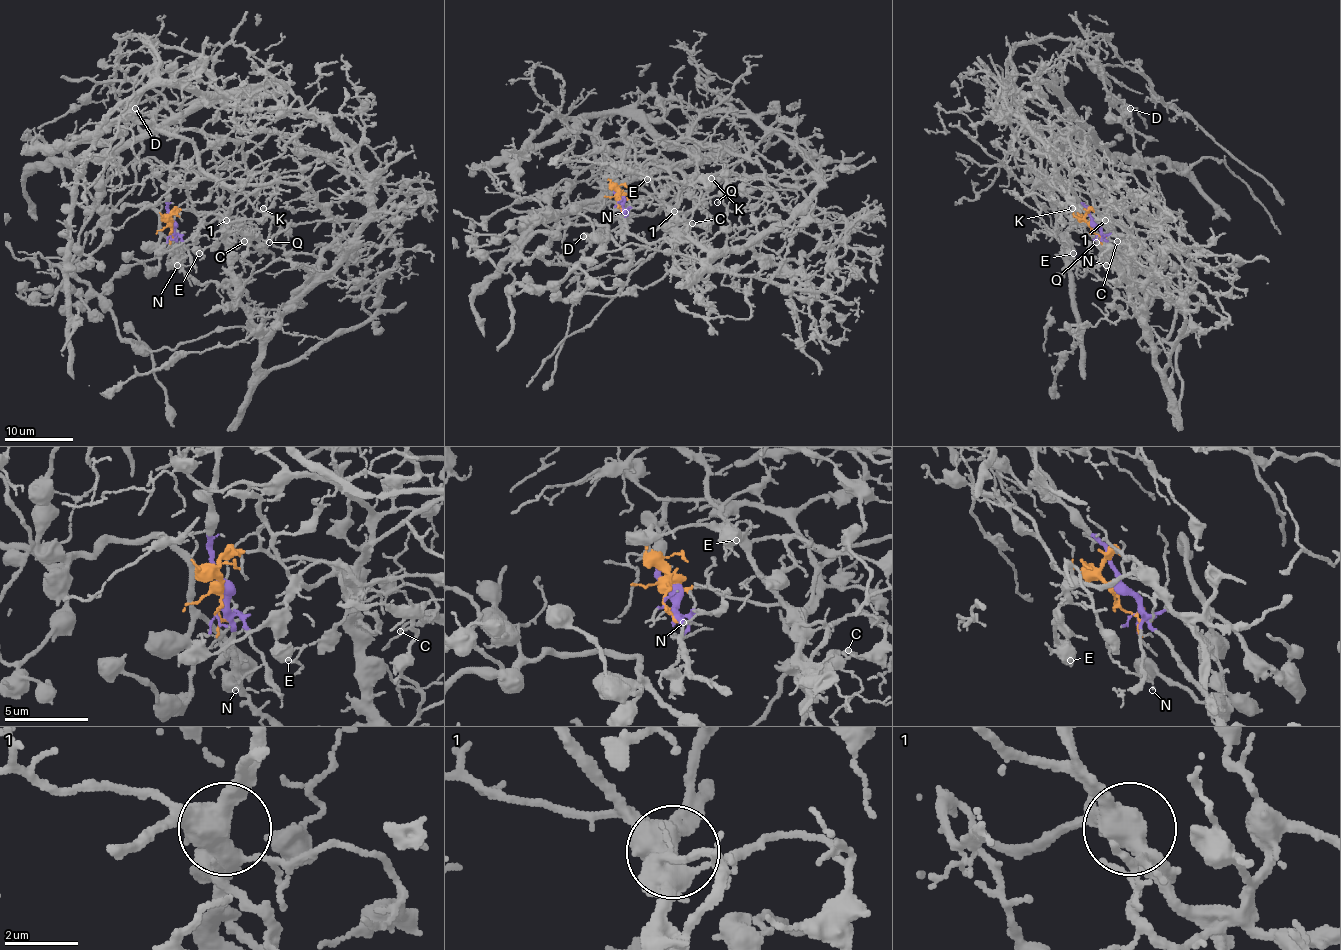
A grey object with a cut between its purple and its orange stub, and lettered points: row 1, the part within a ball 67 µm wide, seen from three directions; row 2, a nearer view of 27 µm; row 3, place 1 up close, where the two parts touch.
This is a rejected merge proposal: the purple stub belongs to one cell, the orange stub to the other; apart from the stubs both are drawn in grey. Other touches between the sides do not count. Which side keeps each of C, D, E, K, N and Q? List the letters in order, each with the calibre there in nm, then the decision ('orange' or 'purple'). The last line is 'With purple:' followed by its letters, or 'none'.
C: 110 nm thick; orange
D: 120 nm thick; purple
E: 380 nm thick; orange
K: 90 nm thick; orange
N: 110 nm thick; purple
Q: 140 nm thick; purple
With purple: D, N, Q

